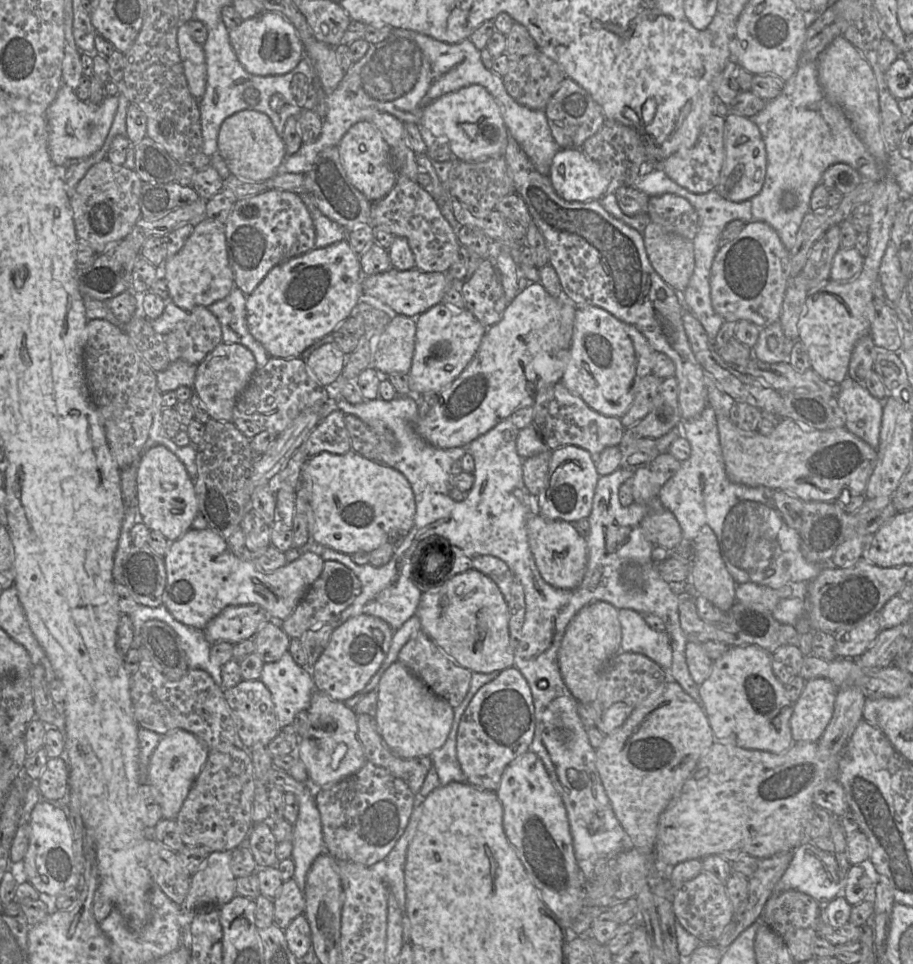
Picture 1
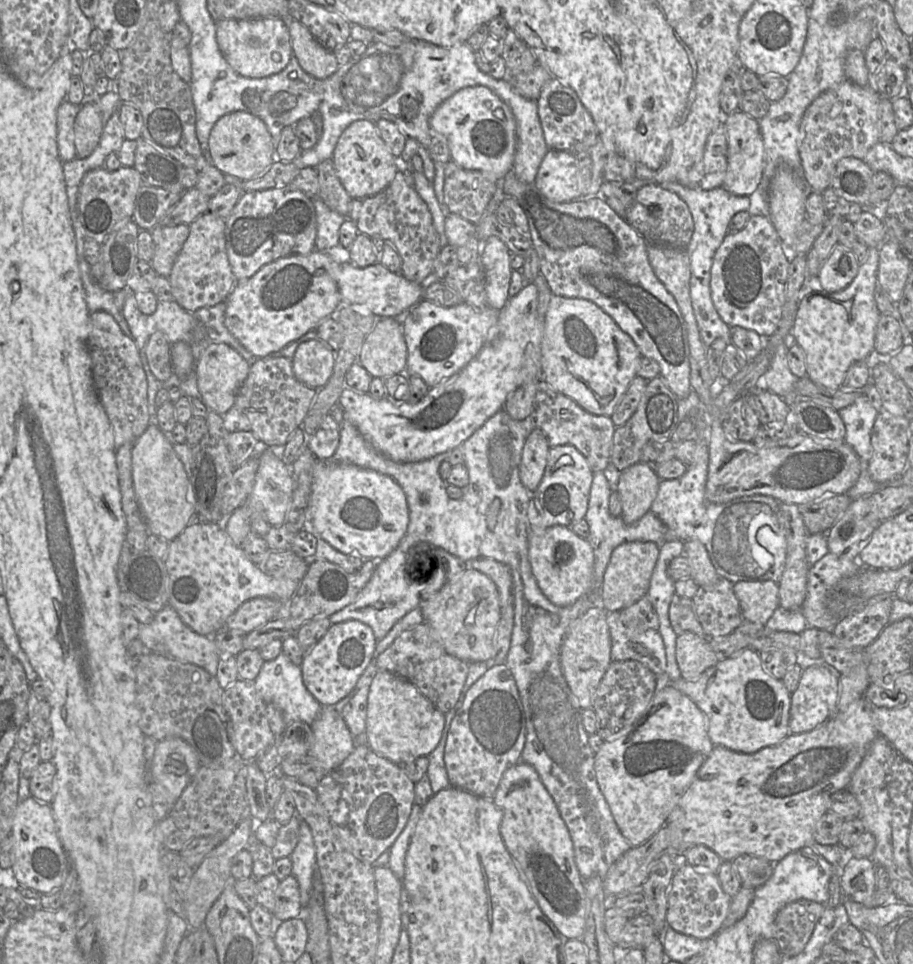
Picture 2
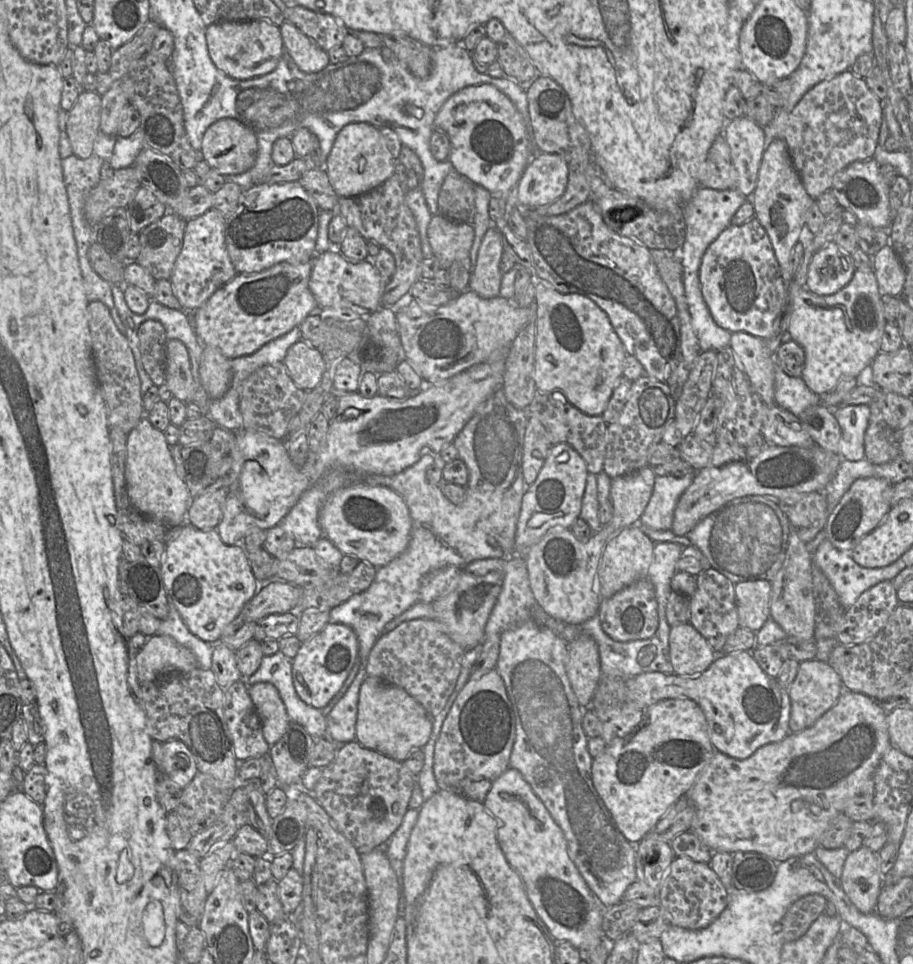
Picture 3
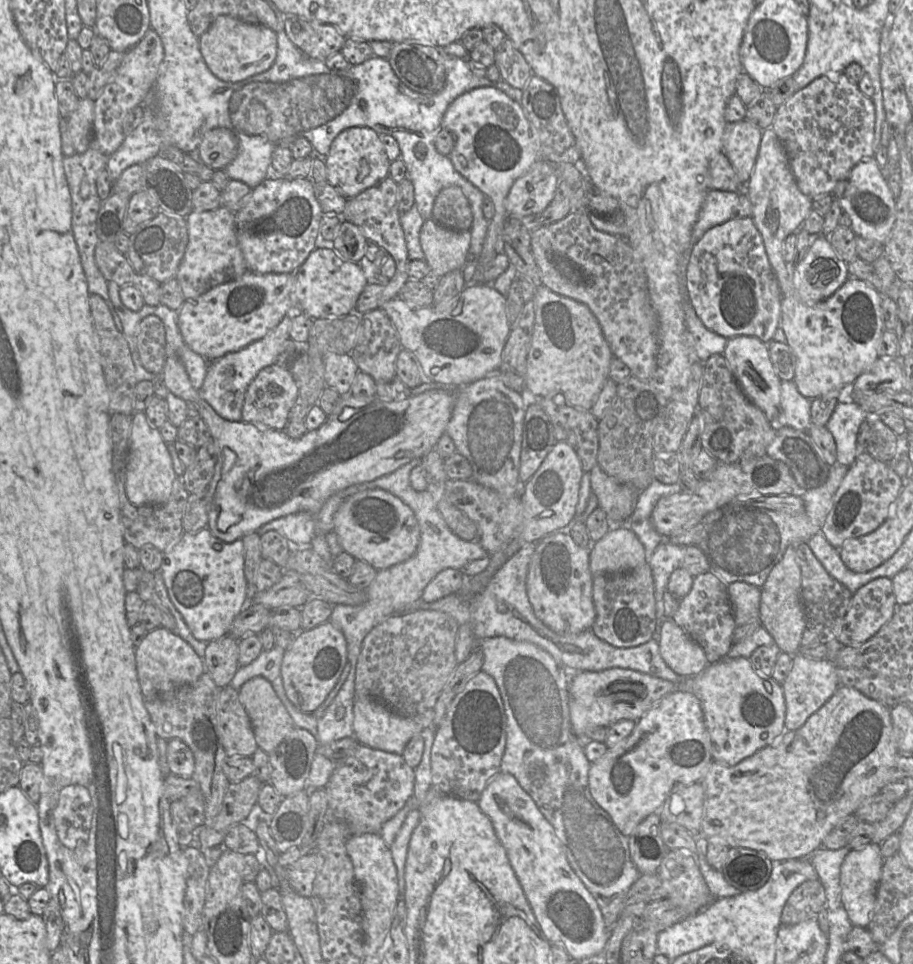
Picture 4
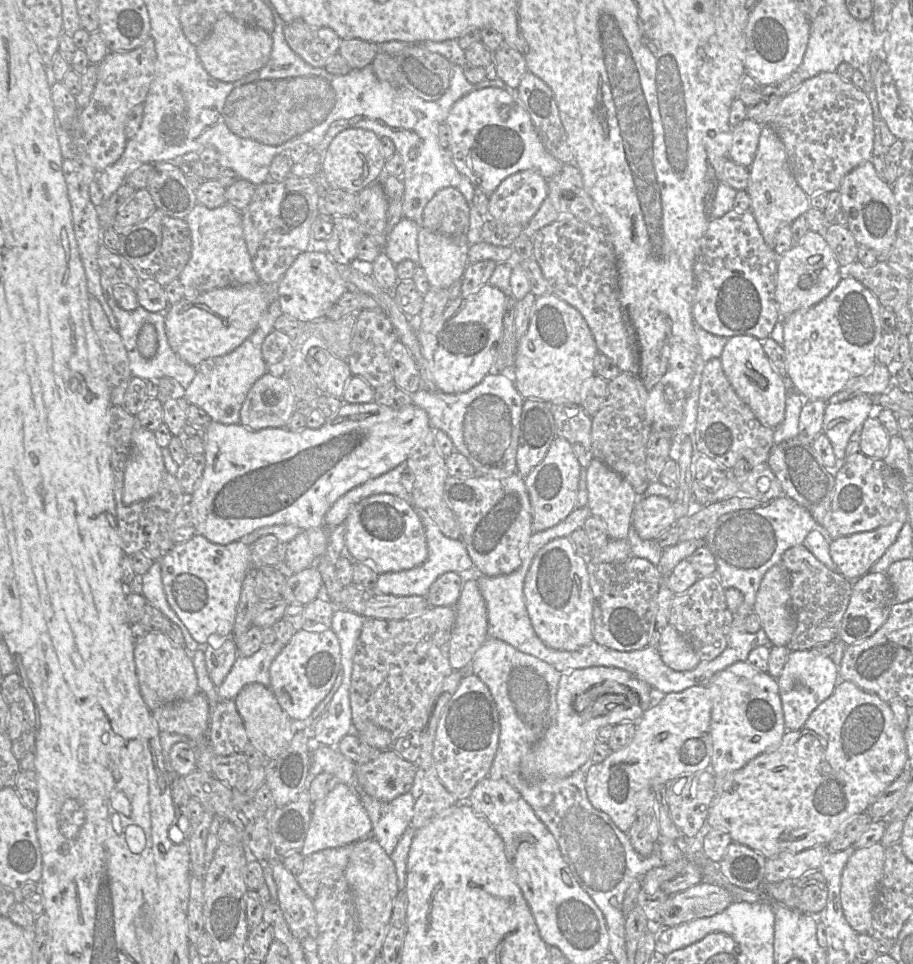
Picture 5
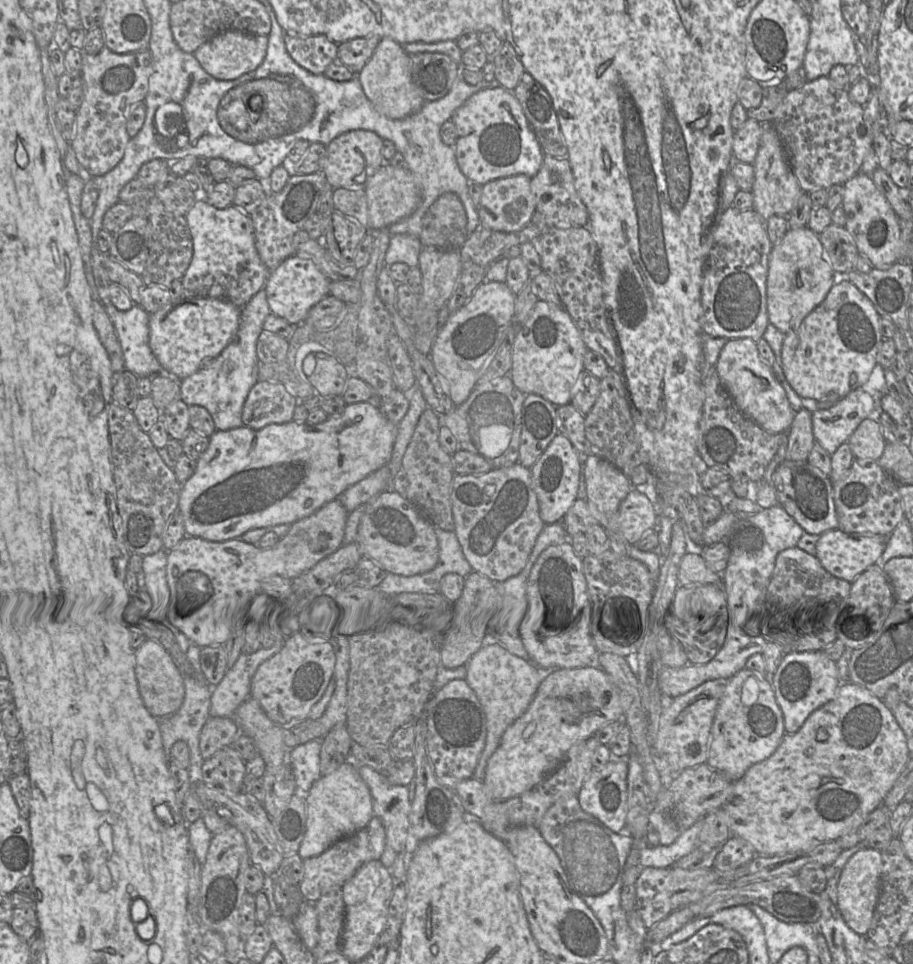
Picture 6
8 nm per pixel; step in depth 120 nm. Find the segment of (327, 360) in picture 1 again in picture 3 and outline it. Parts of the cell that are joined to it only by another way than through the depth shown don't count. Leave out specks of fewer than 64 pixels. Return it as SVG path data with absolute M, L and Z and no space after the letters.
M303 340L288 349L283 364L294 384L305 391L312 390L320 383L325 370L321 352Z

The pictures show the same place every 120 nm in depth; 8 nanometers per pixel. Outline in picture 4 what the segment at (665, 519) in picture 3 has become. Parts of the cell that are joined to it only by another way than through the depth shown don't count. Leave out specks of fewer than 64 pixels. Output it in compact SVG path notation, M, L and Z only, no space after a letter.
M654 478L649 487L639 494L636 507L627 522L627 526L643 544L648 563L649 557L651 557L657 546L664 539L652 524L651 515L653 509L660 498L679 493L683 488L680 482L663 484Z

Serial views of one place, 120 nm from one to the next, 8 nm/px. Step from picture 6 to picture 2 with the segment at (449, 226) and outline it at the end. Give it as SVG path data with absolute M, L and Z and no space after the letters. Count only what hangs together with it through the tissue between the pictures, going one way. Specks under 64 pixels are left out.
M450 159L444 168L447 212L478 223L499 185L500 181L491 181L481 171L462 168Z

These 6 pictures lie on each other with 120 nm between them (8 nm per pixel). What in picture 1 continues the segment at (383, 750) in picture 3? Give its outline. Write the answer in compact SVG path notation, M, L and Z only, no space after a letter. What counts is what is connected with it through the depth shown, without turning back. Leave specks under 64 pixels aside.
M394 662L377 685L378 731L387 747L404 759L431 755L444 745L454 720L454 708L435 695L419 678L400 662Z

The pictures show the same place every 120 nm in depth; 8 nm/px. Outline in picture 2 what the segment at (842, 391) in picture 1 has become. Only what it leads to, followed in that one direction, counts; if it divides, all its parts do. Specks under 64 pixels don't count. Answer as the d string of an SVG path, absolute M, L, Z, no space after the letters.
M865 394L859 395L853 404L838 412L846 428L846 444L866 465L873 454L871 434L879 412L871 405Z

